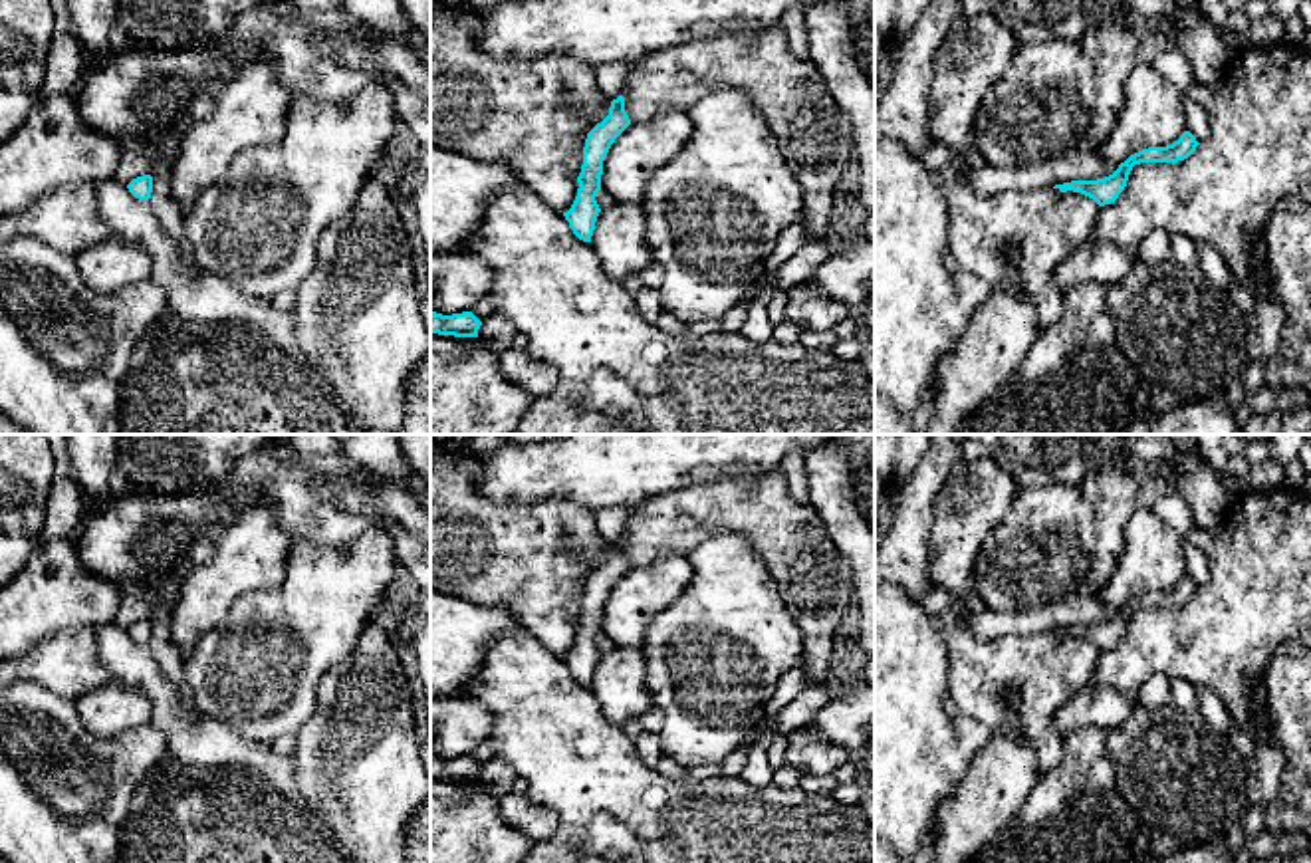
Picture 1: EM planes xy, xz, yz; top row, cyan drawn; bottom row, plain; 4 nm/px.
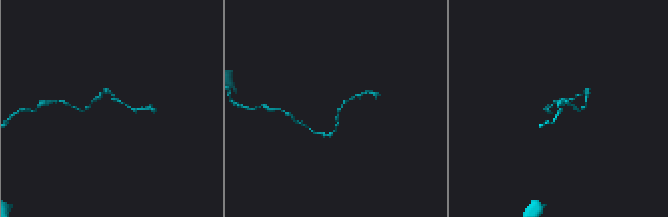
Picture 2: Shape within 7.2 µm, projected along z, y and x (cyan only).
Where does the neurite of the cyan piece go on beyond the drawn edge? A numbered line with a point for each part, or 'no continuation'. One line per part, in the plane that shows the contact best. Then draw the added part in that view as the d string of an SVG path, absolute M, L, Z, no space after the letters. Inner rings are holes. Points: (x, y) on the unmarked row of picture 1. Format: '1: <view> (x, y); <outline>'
no continuation

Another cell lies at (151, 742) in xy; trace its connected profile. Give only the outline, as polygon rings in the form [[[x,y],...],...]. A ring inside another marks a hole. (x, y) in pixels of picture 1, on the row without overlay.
[[[34,682],[0,688],[0,857],[6,863],[121,863],[121,821],[137,786],[159,766],[167,736],[153,724],[117,736],[89,732],[75,702]]]

